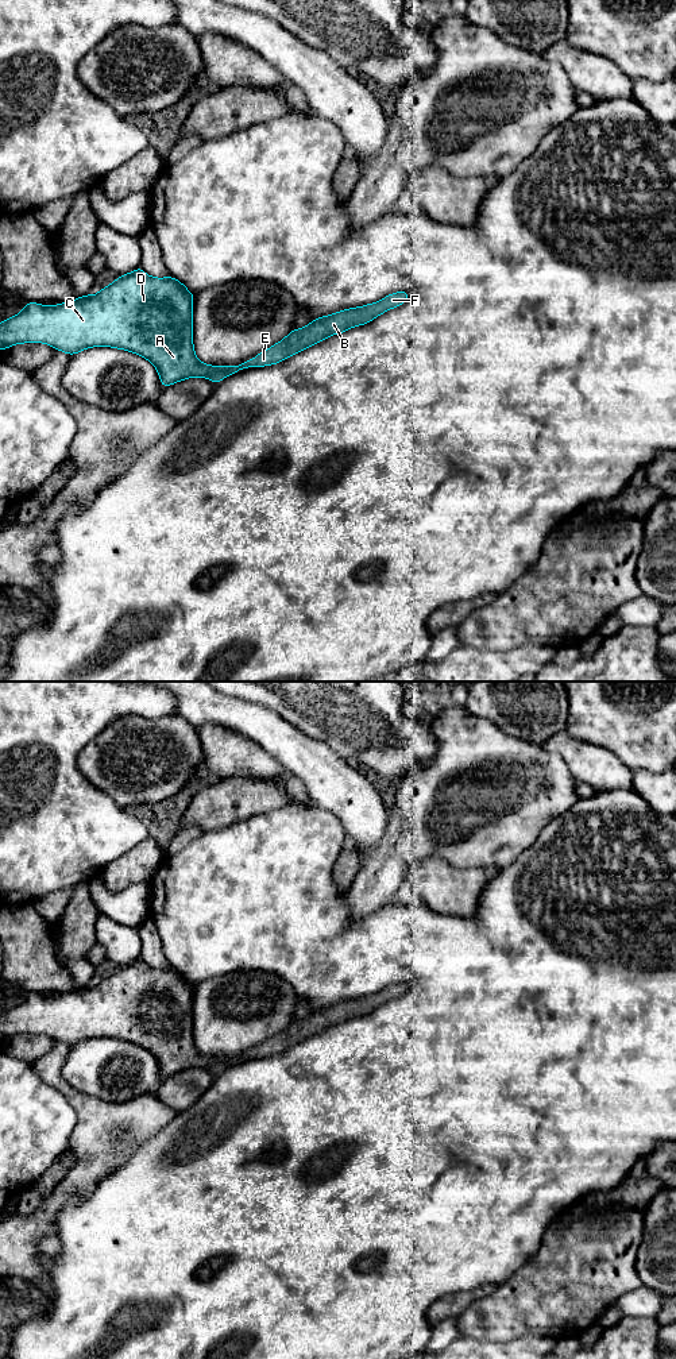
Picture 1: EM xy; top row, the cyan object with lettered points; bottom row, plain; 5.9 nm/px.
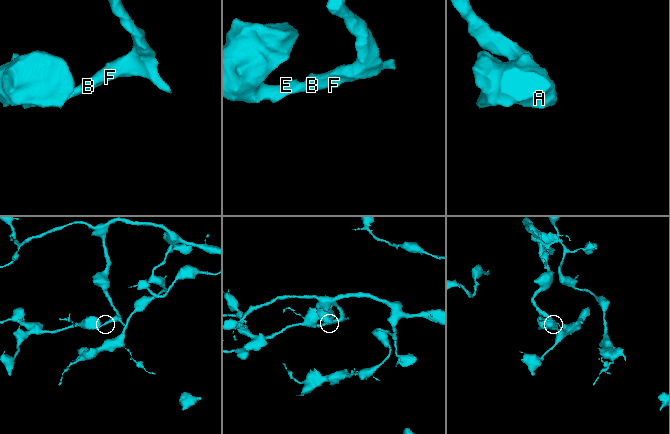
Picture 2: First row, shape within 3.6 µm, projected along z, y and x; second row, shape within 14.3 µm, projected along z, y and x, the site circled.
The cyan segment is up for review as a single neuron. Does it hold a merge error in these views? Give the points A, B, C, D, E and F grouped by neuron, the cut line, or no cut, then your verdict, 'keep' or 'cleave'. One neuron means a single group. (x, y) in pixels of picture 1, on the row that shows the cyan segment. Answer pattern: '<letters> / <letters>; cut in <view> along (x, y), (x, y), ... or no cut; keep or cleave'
A B C D E F; no cut; keep

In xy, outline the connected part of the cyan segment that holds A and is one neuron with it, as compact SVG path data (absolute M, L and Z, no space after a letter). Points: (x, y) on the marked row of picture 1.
M138 267L96 296L86 294L55 306L27 302L19 314L0 323L0 350L20 343L46 343L74 355L89 347L115 347L151 362L163 387L192 377L219 383L243 368L277 364L332 335L367 324L402 305L409 293L397 292L366 306L314 318L252 360L232 367L208 366L197 359L193 297L175 278L154 278Z

